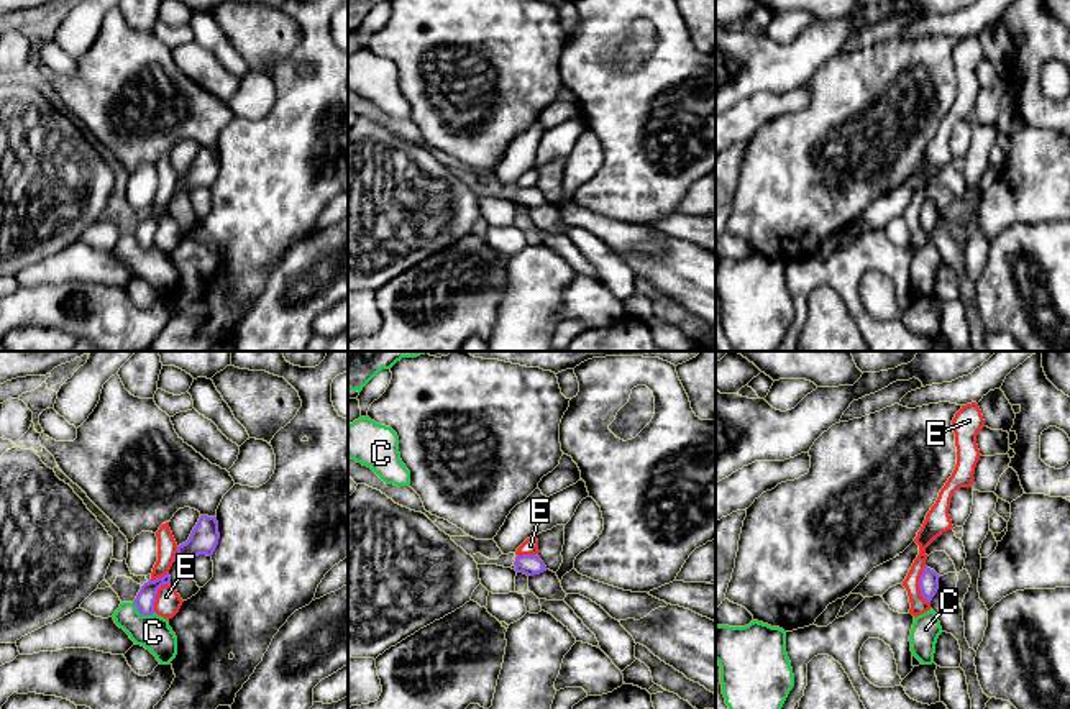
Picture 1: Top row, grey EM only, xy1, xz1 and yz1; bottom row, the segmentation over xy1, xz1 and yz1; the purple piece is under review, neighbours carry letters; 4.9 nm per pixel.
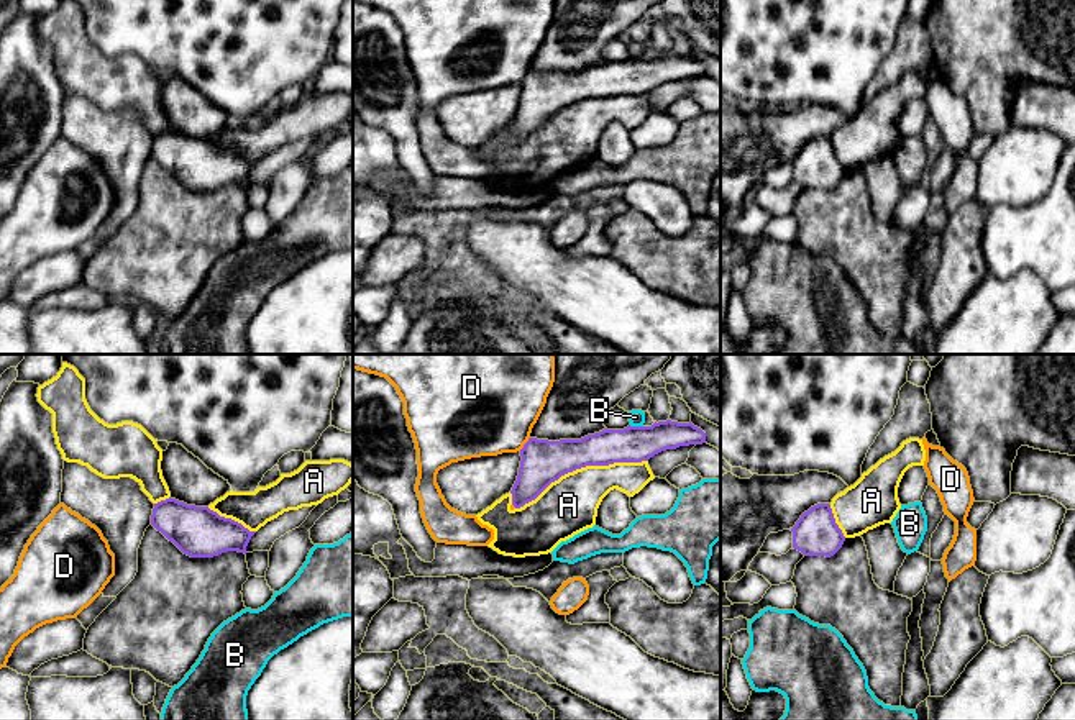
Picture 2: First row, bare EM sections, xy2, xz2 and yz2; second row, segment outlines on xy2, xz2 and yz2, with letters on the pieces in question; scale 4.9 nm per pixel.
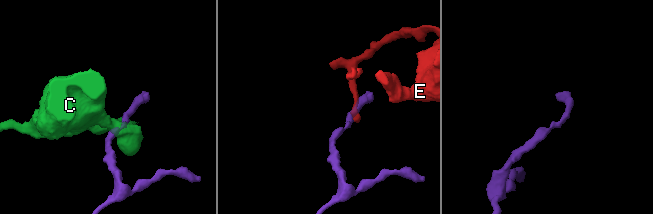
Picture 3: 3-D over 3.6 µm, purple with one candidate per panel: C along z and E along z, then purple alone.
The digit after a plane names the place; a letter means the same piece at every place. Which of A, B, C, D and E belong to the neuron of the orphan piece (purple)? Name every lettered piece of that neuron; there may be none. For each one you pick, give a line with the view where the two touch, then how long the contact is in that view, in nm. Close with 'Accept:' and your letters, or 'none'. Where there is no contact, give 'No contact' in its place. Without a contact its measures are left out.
D: Touches purple in xz2. Shared border 90 nm
Accept: D

